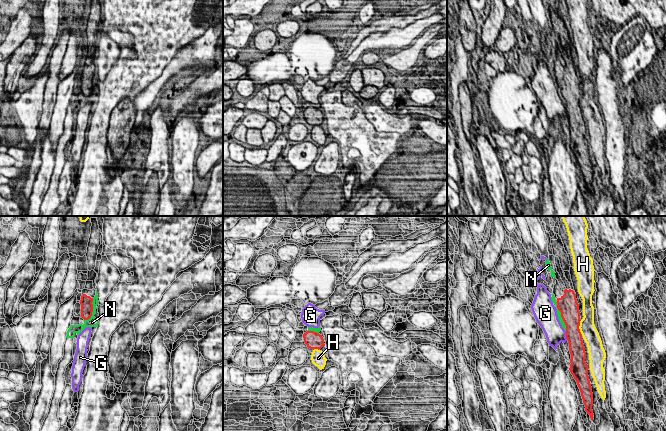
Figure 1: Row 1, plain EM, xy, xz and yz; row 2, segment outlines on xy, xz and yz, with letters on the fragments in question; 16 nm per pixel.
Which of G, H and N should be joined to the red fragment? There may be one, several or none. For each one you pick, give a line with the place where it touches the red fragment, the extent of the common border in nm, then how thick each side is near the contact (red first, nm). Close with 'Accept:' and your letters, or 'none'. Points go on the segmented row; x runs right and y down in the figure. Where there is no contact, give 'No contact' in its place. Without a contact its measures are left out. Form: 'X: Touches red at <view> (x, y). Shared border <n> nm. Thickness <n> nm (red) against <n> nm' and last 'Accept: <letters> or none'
Accept: none

